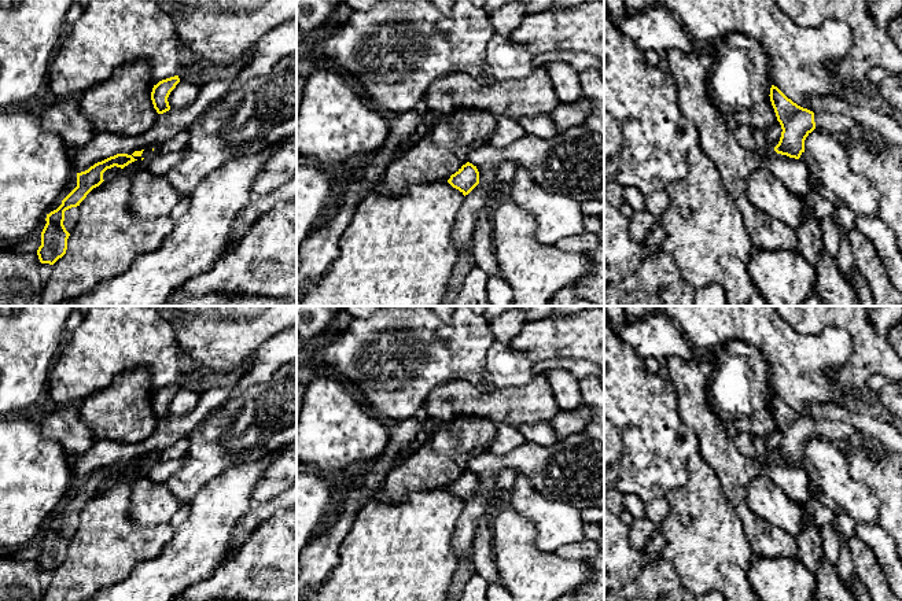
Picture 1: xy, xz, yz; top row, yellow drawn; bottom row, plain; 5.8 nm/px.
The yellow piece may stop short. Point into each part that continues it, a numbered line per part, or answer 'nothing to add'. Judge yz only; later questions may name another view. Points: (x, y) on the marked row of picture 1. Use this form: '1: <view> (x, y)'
1: yz (836, 124)

